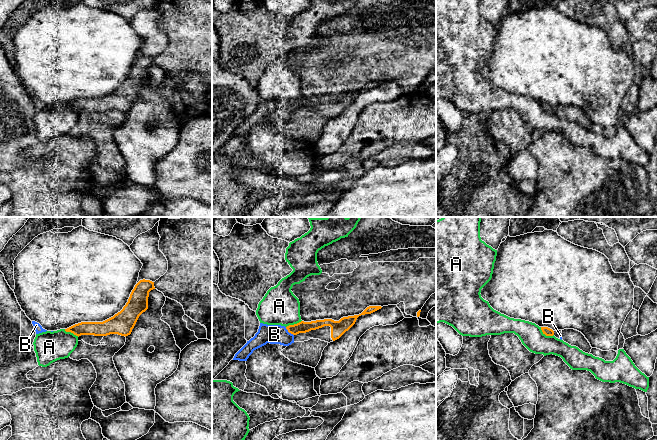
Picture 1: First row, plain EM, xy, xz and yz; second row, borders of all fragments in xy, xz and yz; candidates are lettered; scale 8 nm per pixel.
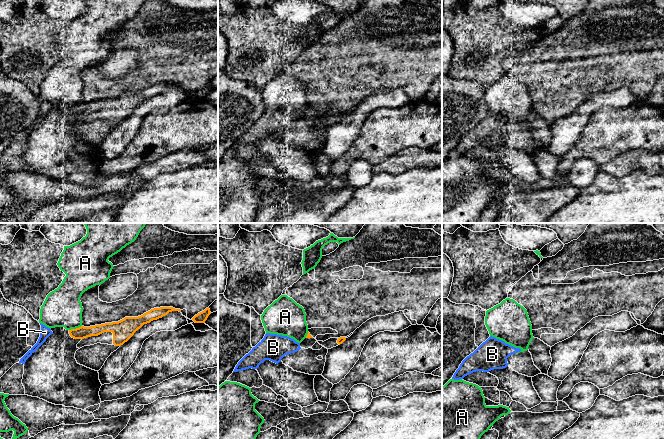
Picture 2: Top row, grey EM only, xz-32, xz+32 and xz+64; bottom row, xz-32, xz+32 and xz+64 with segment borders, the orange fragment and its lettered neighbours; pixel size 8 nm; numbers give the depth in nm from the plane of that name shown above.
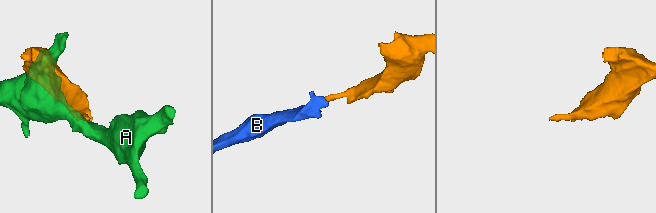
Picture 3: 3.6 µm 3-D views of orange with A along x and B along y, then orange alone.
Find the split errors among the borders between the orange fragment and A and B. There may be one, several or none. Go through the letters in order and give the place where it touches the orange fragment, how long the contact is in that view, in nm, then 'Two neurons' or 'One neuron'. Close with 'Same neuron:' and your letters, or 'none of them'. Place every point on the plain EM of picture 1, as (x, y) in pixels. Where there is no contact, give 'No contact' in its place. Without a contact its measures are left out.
A: Touches orange at yz (546, 111). Shared border 130 nm. Two neurons
B: Touches orange at xz (289, 108). Shared border 100 nm. One neuron
Same neuron: B

